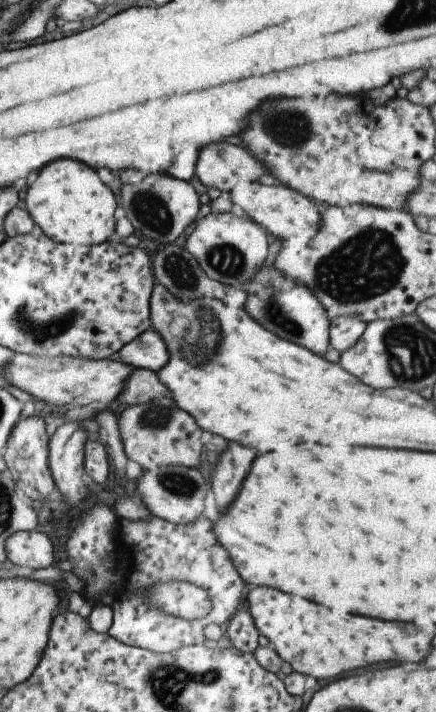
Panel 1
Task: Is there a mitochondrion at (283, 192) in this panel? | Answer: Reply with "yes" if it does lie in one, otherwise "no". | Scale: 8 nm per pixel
no

